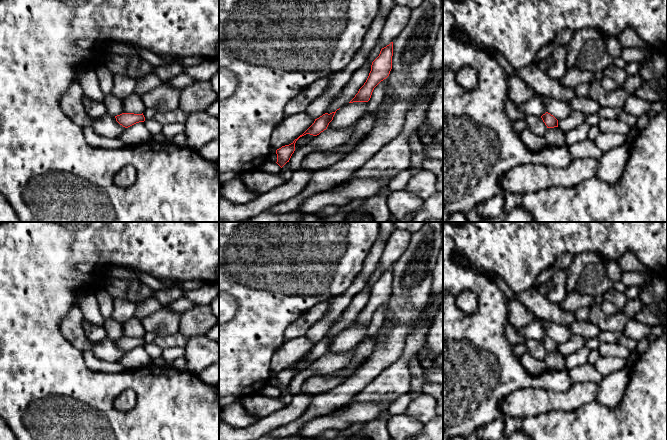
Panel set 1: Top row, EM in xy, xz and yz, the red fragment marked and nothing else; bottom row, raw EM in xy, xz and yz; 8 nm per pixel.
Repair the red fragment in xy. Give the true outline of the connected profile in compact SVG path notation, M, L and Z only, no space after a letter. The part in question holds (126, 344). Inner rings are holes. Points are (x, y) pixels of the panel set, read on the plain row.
M122 337L120 339L115 340L116 345L125 352L128 352L136 347L144 346L145 341L142 338L134 338L134 337Z

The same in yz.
M546 336L541 340L541 342L545 349L547 350L547 352L558 351L558 344L550 337Z

